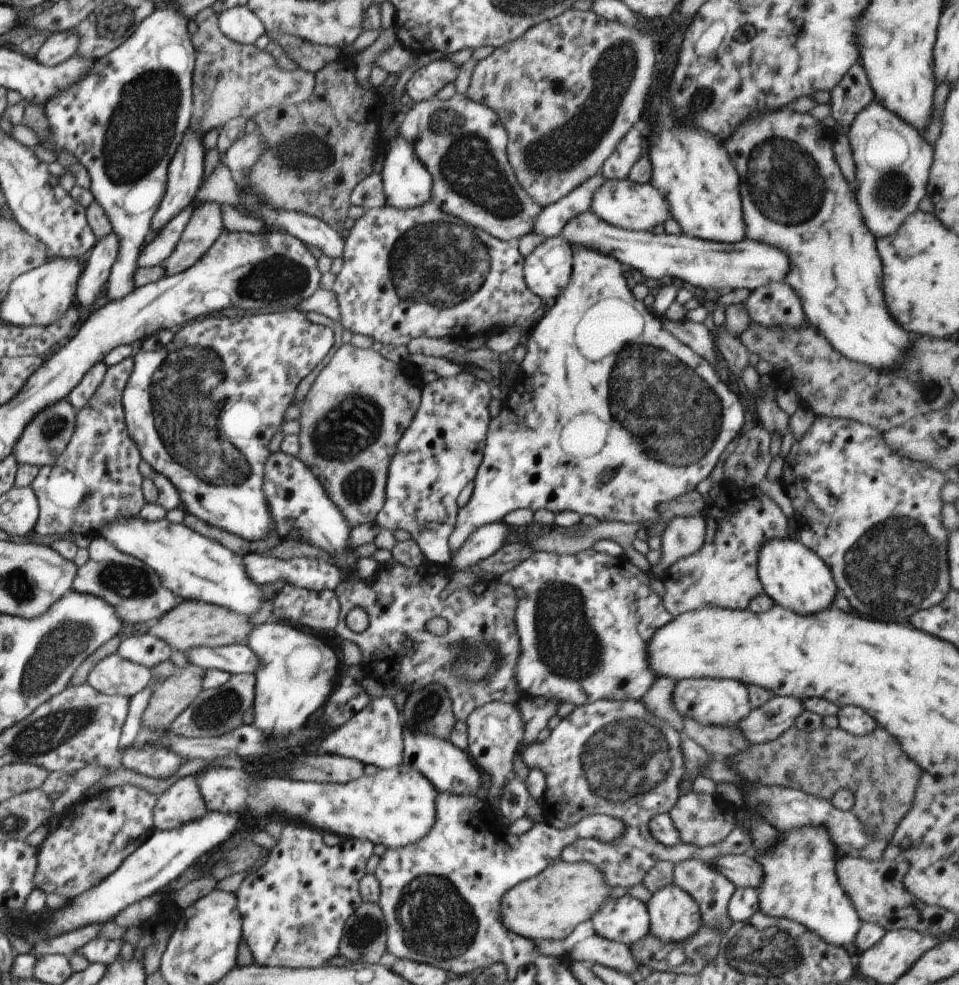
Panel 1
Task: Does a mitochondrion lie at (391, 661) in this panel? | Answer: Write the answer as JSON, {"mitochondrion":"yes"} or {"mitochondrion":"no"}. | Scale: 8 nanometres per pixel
{"mitochondrion":"no"}

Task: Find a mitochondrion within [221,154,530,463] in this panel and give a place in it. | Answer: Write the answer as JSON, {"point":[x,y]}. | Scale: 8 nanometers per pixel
{"point":[438,264]}

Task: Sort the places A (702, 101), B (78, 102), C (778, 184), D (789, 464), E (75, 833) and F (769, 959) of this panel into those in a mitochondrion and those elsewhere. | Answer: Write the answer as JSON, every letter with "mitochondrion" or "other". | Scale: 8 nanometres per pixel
{"A":"mitochondrion","B":"other","C":"mitochondrion","D":"other","E":"other","F":"mitochondrion"}

